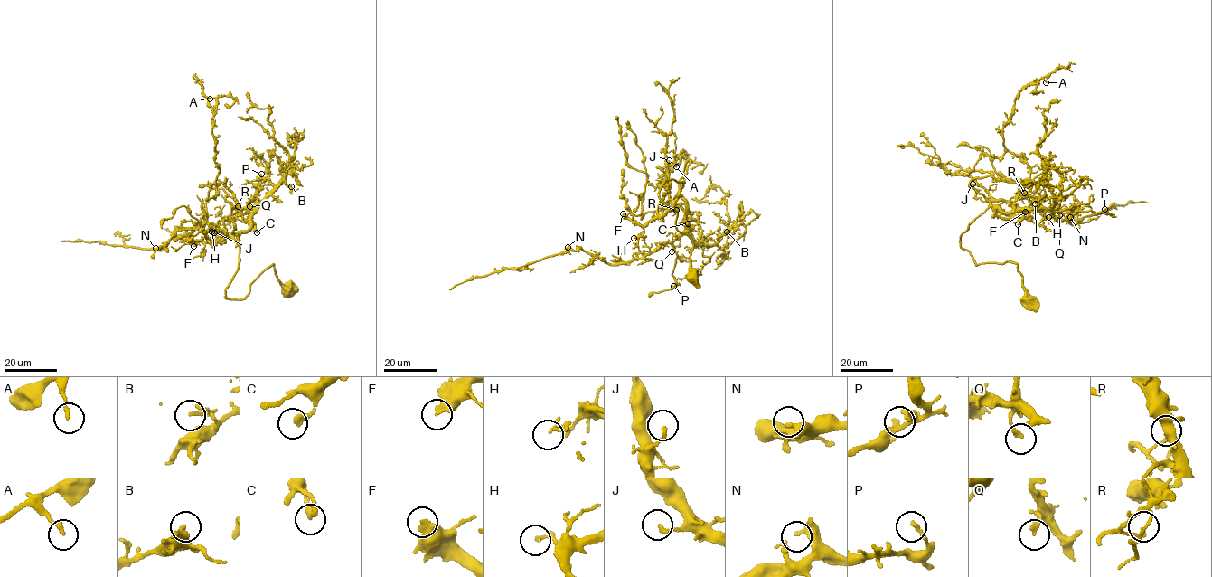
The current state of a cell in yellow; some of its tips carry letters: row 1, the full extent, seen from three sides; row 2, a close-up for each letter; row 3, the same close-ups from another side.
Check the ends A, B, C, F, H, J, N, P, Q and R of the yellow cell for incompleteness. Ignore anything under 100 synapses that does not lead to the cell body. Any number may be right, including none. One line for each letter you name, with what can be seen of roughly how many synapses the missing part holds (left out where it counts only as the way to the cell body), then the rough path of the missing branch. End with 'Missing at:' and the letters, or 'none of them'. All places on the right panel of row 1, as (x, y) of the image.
F: about 250 synapses; missing branch runs (1025, 212), (1031, 209), (1041, 212), (1052, 204), (1069, 207), (1075, 201), (1093, 197)
Missing at: F

